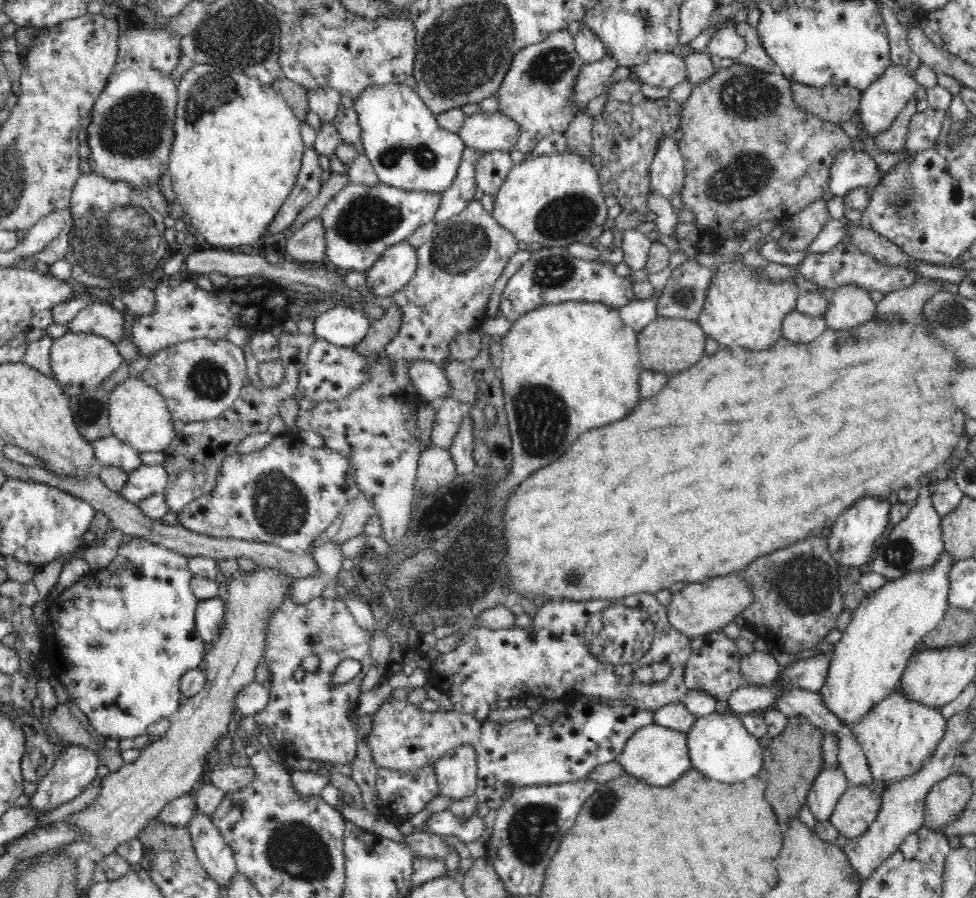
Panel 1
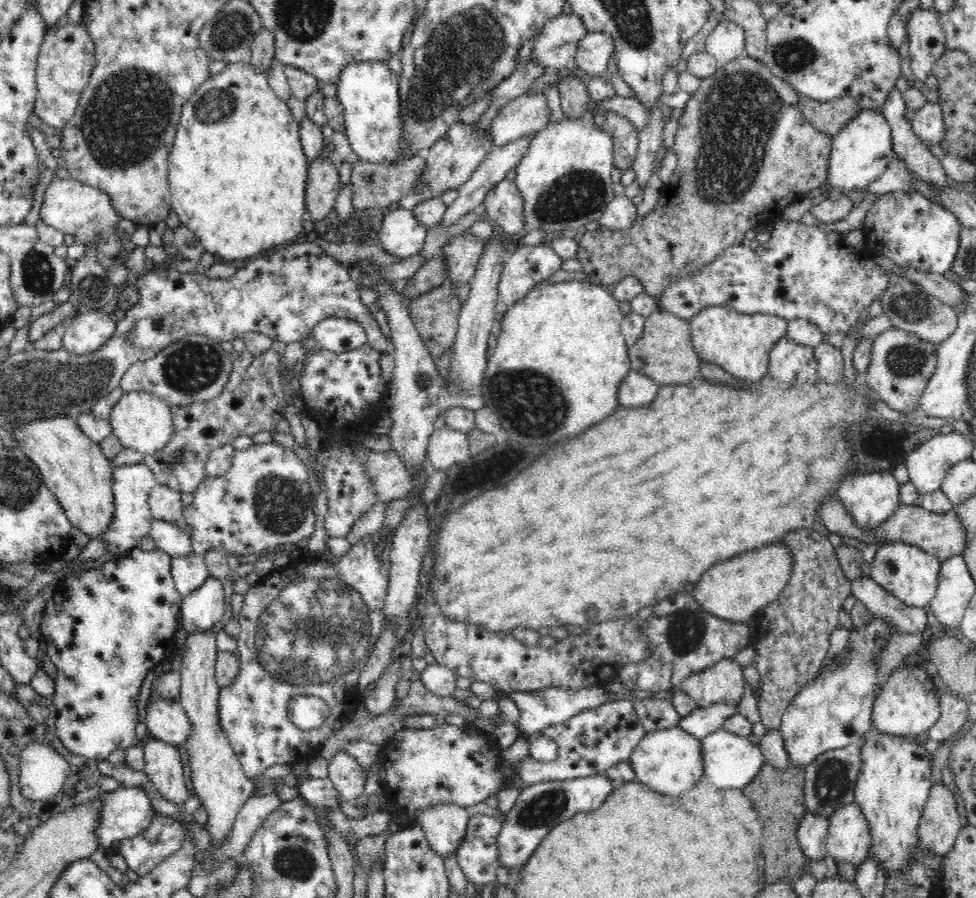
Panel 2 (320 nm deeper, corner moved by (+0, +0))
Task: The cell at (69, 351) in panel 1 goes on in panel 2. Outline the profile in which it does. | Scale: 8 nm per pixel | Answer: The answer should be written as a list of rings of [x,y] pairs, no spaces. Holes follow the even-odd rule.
[[[110,309],[80,313],[63,334],[62,347],[70,353],[88,355],[104,346],[115,332],[116,319]]]

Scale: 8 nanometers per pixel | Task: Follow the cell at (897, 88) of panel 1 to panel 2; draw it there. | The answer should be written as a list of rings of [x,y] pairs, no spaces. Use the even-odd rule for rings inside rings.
[[[863,109],[833,137],[828,160],[828,180],[823,184],[830,188],[828,198],[847,195],[852,190],[865,192],[888,168],[894,157],[891,126],[883,113]]]

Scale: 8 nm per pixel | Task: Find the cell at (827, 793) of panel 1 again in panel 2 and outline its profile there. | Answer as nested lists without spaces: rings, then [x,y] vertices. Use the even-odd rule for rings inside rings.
[[[806,812],[797,828],[797,839],[807,860],[822,860],[828,855],[829,819]]]

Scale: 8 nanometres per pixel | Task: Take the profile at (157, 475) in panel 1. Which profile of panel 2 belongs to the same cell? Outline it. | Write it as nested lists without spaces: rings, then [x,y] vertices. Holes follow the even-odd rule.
[[[142,462],[131,465],[122,465],[113,470],[113,497],[115,514],[111,528],[101,535],[101,540],[107,544],[106,556],[103,559],[129,554],[138,543],[149,535],[153,522],[152,511],[149,508],[149,492],[158,484],[155,474],[150,467]]]

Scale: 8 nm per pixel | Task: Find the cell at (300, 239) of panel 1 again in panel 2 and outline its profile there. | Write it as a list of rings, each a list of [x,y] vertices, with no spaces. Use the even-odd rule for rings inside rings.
[[[320,154],[309,164],[306,186],[306,211],[314,222],[322,220],[335,207],[341,188],[339,171],[330,158]]]

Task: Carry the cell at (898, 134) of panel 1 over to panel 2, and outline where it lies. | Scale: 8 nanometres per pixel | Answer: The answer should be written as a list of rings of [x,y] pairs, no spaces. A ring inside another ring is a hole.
[[[916,7],[908,21],[908,48],[910,67],[917,80],[932,75],[932,66],[946,50],[945,32],[940,24],[940,12],[936,7],[929,10]]]

